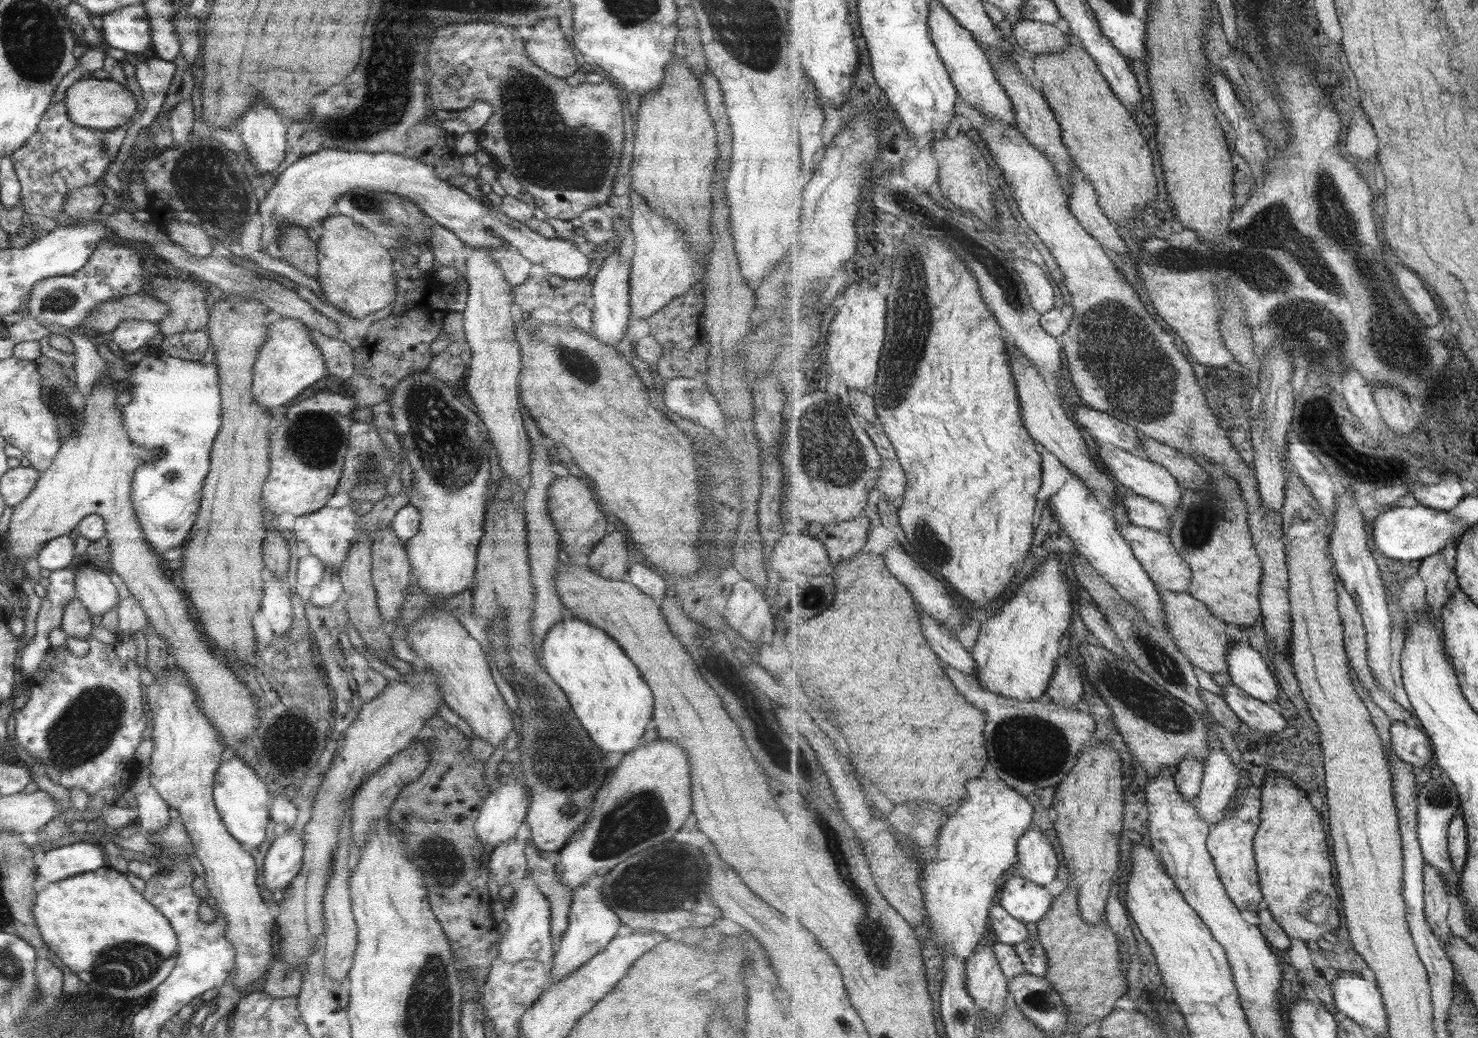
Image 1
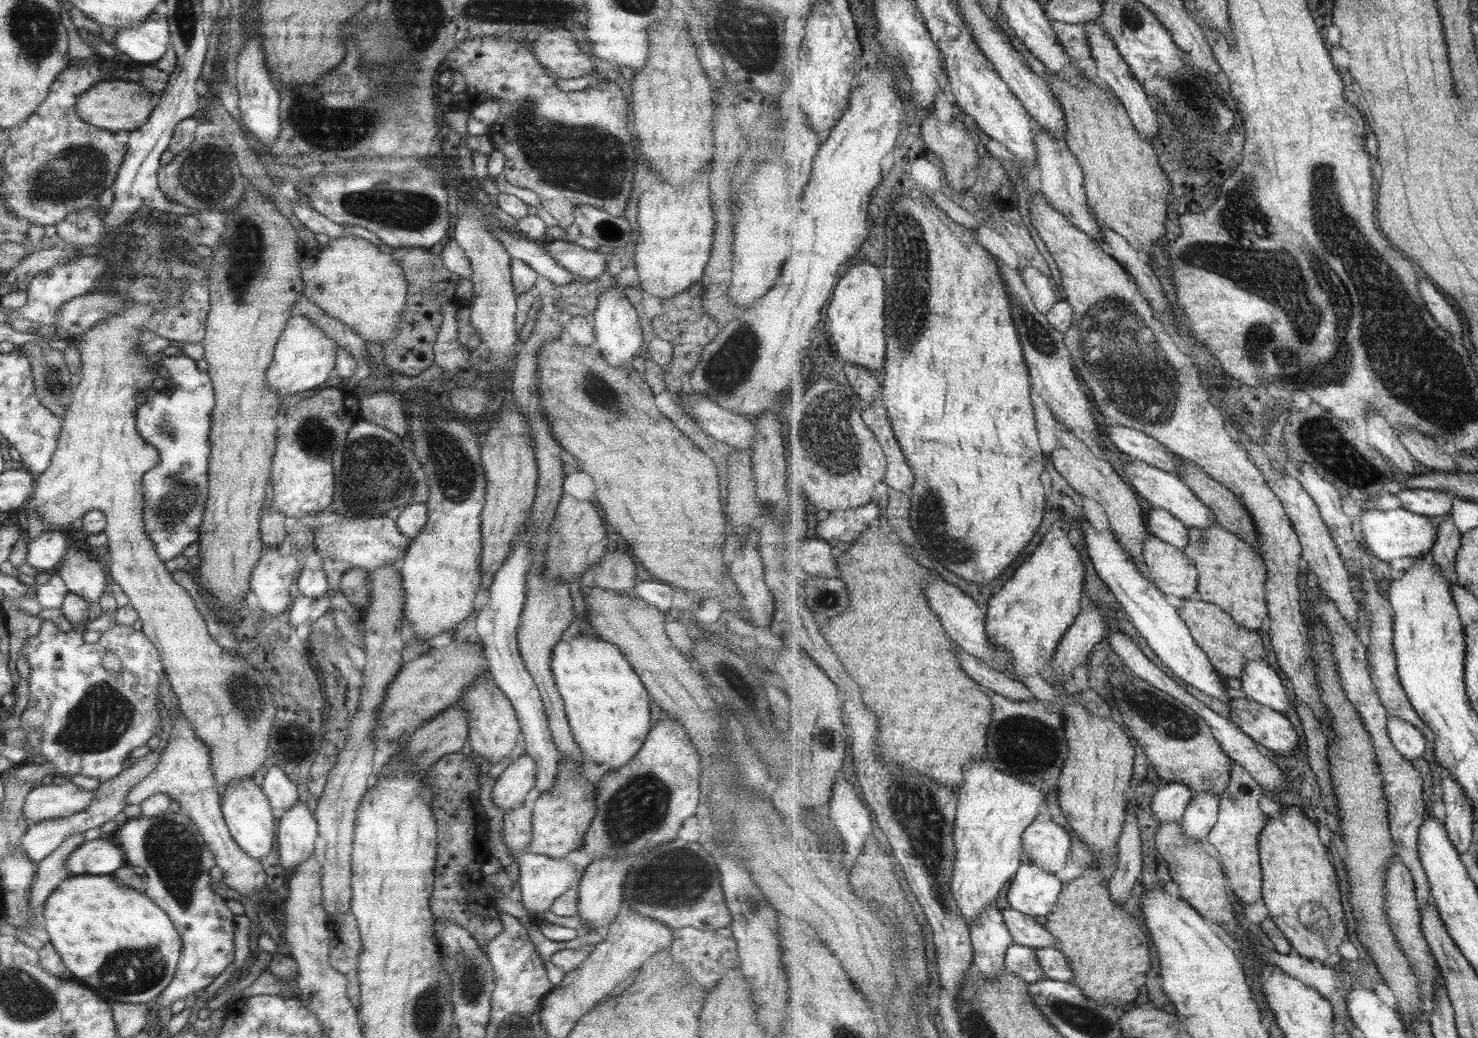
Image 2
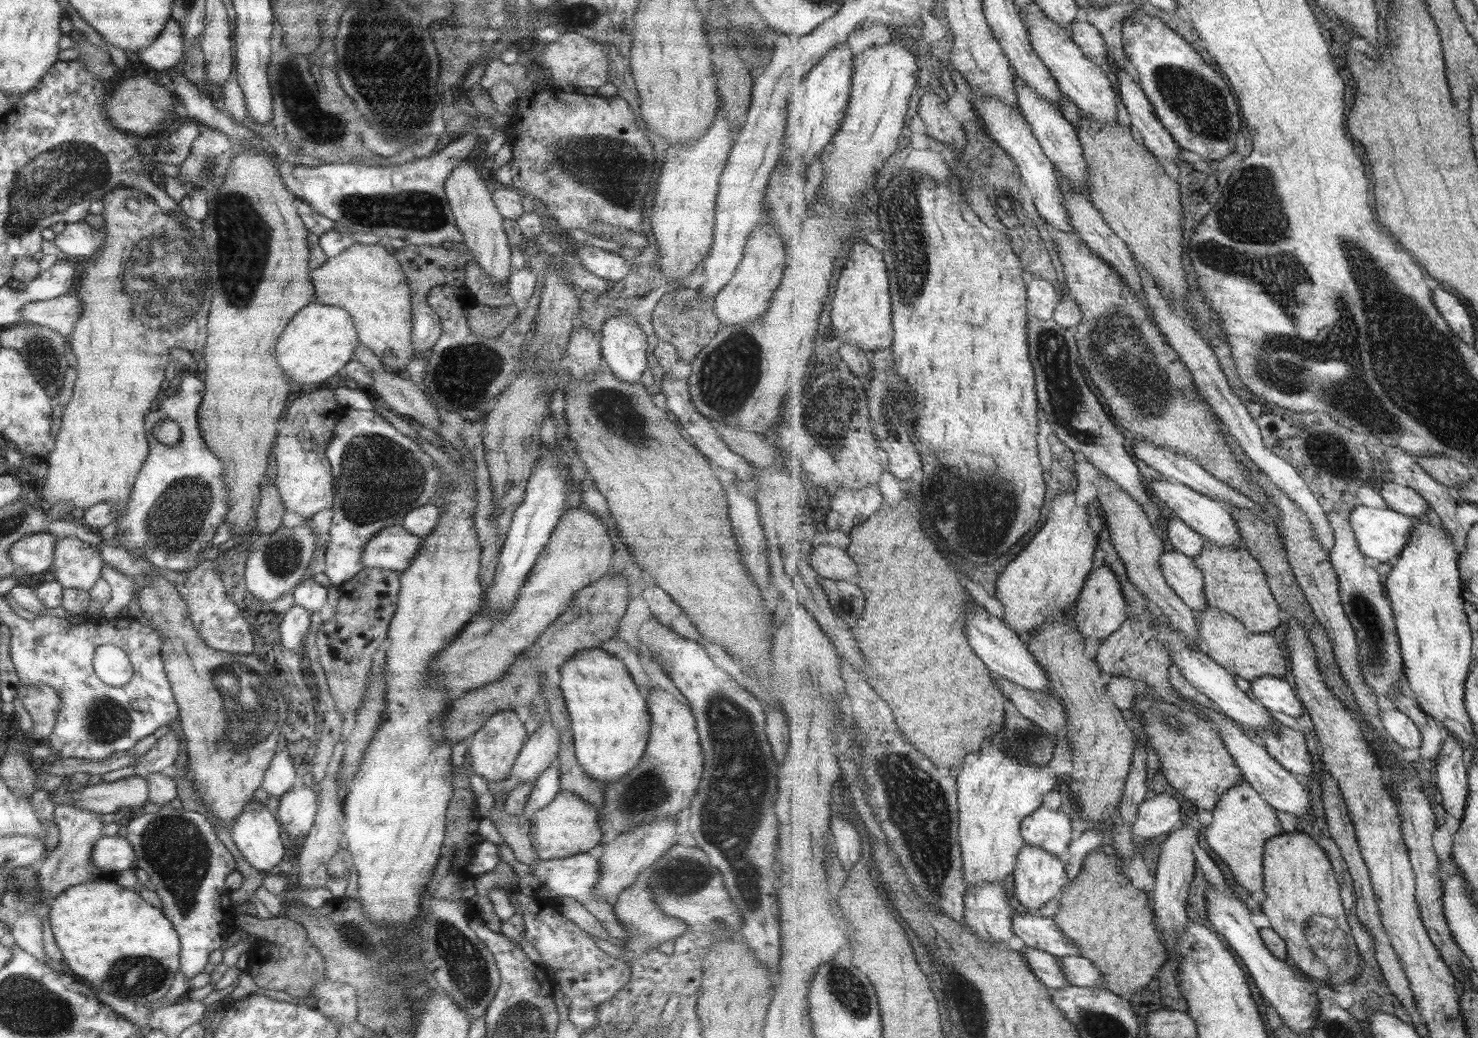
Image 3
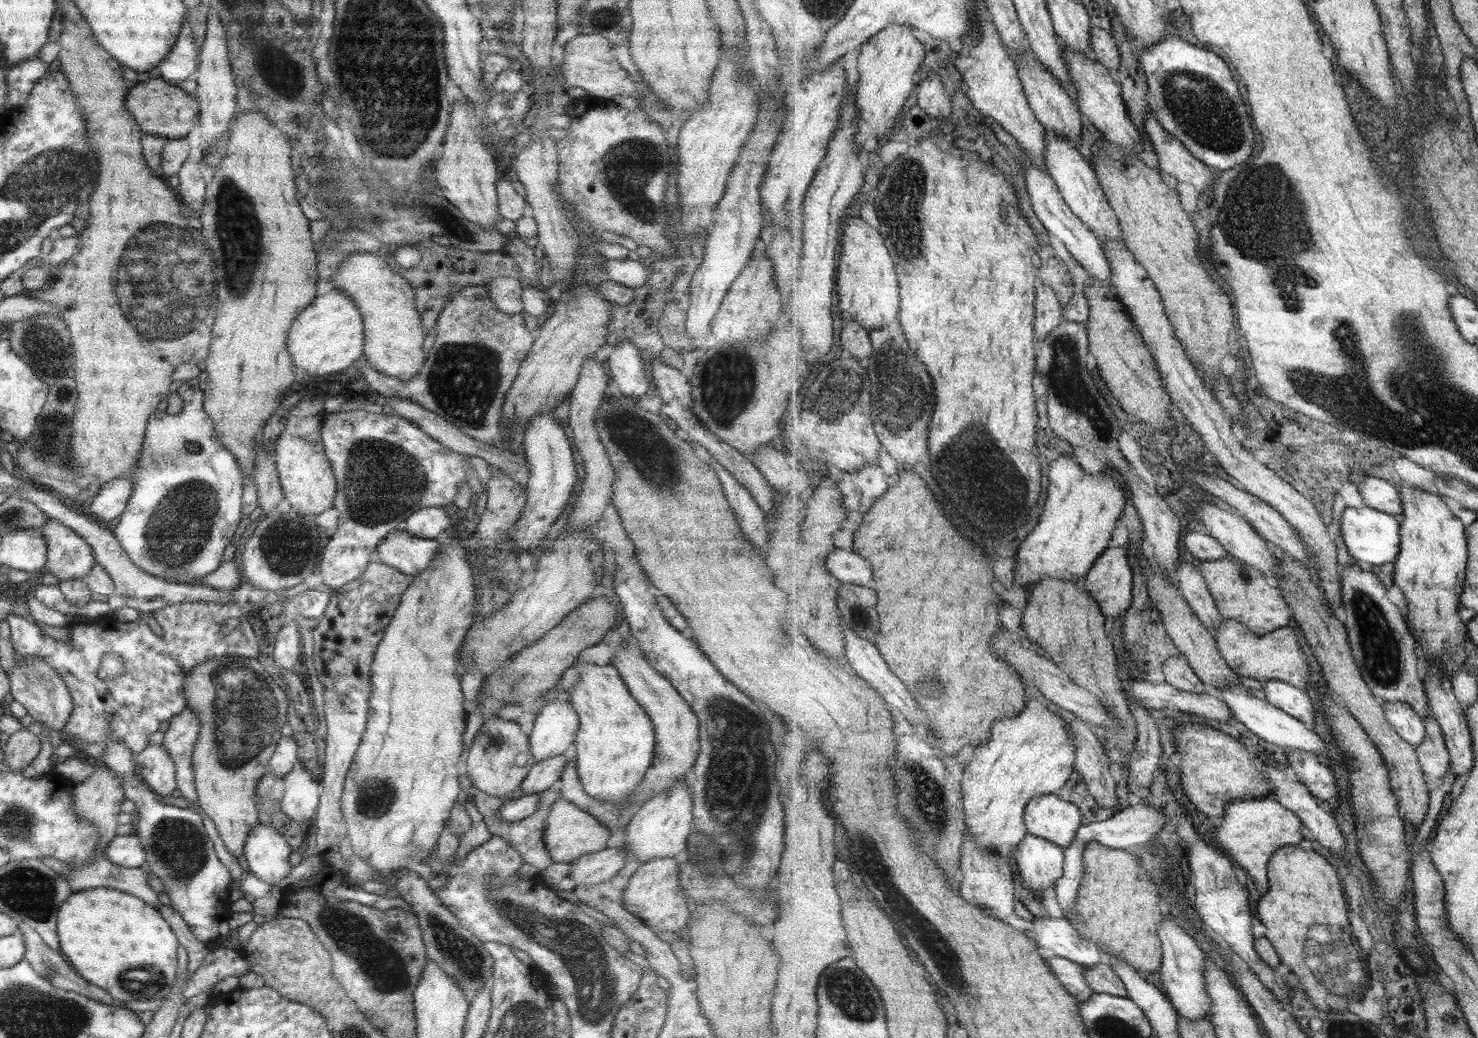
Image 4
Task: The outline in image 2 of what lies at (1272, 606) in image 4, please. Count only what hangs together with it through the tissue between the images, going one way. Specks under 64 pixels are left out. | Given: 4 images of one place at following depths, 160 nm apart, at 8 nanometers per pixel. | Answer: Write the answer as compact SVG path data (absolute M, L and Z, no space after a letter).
M1218 521L1205 528L1189 528L1189 544L1184 551L1198 568L1198 591L1205 602L1215 603L1226 610L1247 630L1257 631L1269 616L1266 599L1267 566L1262 556L1238 534L1227 530Z

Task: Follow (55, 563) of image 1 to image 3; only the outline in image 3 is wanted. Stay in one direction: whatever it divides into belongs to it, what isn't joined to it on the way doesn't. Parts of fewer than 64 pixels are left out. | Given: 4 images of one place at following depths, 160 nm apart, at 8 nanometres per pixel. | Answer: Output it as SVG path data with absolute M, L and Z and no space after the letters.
M33 533L16 540L8 548L8 559L25 575L49 570L53 559L56 536L49 533Z

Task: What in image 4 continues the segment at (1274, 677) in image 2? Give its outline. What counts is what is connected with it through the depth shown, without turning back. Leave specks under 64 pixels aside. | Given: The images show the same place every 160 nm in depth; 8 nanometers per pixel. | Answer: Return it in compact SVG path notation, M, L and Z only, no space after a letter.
M1279 679L1268 680L1262 685L1265 698L1269 703L1287 711L1287 714L1298 718L1303 724L1309 727L1314 726L1317 708L1313 706L1316 697L1312 691L1301 689Z

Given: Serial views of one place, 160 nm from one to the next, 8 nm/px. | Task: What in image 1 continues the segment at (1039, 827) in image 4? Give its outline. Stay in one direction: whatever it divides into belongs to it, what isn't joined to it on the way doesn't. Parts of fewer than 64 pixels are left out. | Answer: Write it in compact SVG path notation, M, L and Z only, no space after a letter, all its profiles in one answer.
M1029 829L1018 842L1019 862L1016 873L1035 884L1049 887L1055 882L1059 870L1059 858L1055 844L1044 838L1041 829Z

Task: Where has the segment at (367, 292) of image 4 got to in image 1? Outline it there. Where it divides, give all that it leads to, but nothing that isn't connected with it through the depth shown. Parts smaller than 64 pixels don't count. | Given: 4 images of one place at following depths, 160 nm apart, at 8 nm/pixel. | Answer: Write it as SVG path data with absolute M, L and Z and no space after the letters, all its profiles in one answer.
M339 214L327 216L322 222L316 242L318 278L315 280L325 300L334 308L344 310L351 318L364 317L392 302L396 289L395 262L387 249L375 240L374 234Z

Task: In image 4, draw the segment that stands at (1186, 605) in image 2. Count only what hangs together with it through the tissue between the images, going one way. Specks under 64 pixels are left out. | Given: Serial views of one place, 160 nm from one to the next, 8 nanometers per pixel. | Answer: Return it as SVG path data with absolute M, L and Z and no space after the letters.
M1225 619L1216 630L1214 637L1227 664L1239 676L1253 678L1262 683L1279 679L1301 689L1312 691L1312 687L1309 685L1311 684L1309 682L1311 668L1309 668L1307 658L1297 642L1297 634L1293 628L1283 627L1269 634L1258 635L1238 620Z

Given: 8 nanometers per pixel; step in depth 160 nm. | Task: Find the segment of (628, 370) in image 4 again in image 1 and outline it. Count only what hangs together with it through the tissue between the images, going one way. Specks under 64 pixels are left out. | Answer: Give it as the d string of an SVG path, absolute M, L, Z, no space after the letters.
M618 250L613 251L611 254L608 254L608 257L605 257L600 264L597 274L592 278L591 281L591 292L589 298L589 307L590 307L590 319L591 324L589 324L589 332L584 332L585 334L591 334L596 339L599 339L603 344L608 344L615 347L615 344L619 340L623 339L625 335L628 324L628 316L630 313L629 308L629 289L628 289L628 268L627 262L625 259L619 255Z

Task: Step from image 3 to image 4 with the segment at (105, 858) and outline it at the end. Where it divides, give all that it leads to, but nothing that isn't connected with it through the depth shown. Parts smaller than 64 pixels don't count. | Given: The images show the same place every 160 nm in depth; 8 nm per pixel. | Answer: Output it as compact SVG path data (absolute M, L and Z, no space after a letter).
M115 835L105 847L105 858L121 868L144 867L146 854L135 835Z

